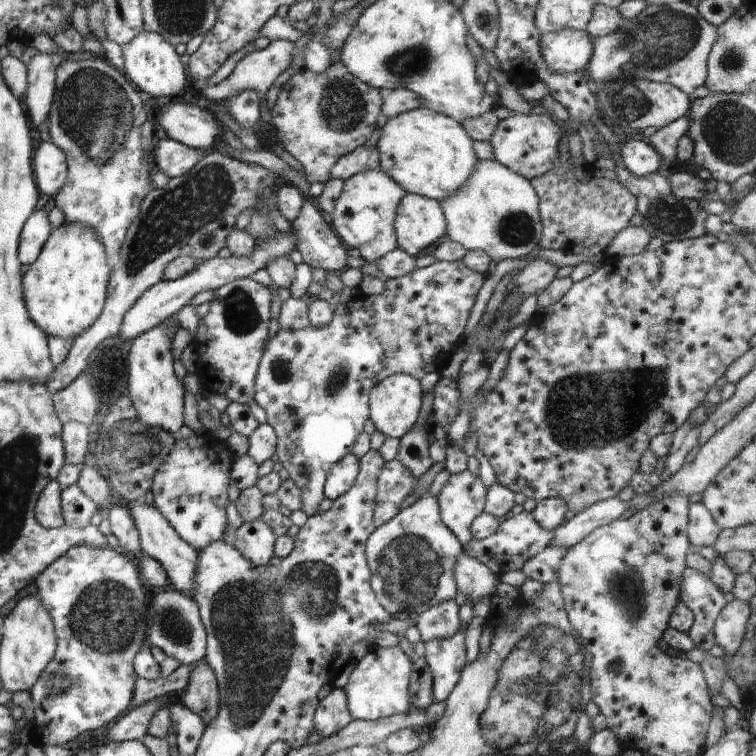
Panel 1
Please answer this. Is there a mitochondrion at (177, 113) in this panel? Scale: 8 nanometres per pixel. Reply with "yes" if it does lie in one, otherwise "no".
no

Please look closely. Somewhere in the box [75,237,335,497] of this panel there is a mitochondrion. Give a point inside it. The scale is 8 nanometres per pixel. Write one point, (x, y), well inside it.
(128, 452)

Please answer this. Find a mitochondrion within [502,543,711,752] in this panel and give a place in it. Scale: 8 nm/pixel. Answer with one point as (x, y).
(622, 587)

